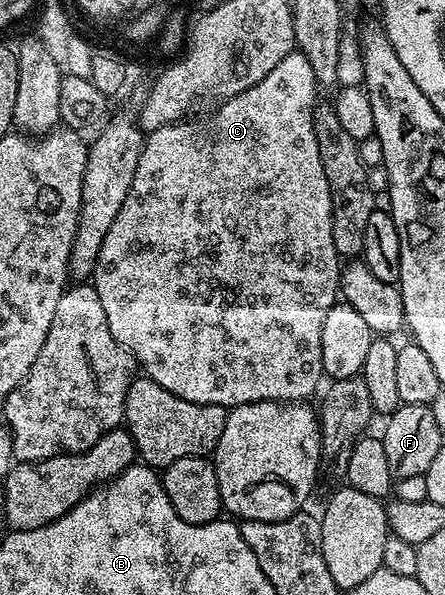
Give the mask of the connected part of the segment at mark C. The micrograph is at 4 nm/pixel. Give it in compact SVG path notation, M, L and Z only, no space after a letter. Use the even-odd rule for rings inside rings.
M291 53L284 57L284 61L280 61L280 65L276 65L276 69L267 73L258 86L249 87L244 93L225 100L217 108L219 111L215 115L210 115L207 119L200 120L199 123L190 123L191 121L165 123L164 126L158 127L145 136L140 161L136 165L136 177L132 177L132 189L128 189L128 197L124 197L124 205L120 205L120 213L116 213L116 221L112 221L112 225L98 250L98 260L94 266L92 285L100 297L100 305L104 305L104 317L108 317L108 329L112 329L114 340L125 351L129 351L133 355L135 364L141 370L142 367L146 370L143 371L145 378L156 381L156 385L164 385L164 389L168 389L168 393L176 393L176 397L184 397L184 401L192 401L200 405L220 405L227 409L256 401L301 403L309 400L309 395L318 386L320 386L319 388L323 386L324 372L322 370L322 354L320 353L320 336L324 333L324 317L328 317L328 309L334 307L340 295L340 257L336 253L336 245L332 245L332 197L330 196L328 177L324 177L324 165L320 161L320 149L316 145L314 112L316 100L319 98L319 96L317 97L318 94L320 94L320 88L318 82L314 80L312 65L308 65L308 57L304 57L301 53Z

